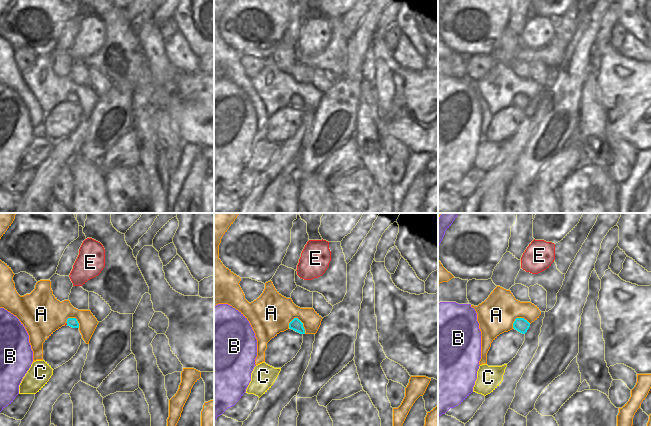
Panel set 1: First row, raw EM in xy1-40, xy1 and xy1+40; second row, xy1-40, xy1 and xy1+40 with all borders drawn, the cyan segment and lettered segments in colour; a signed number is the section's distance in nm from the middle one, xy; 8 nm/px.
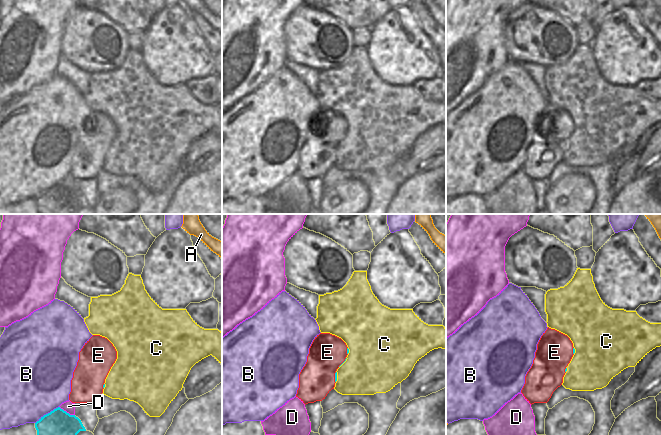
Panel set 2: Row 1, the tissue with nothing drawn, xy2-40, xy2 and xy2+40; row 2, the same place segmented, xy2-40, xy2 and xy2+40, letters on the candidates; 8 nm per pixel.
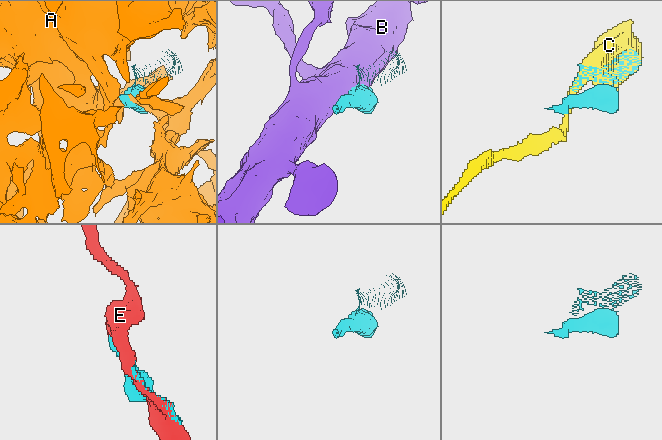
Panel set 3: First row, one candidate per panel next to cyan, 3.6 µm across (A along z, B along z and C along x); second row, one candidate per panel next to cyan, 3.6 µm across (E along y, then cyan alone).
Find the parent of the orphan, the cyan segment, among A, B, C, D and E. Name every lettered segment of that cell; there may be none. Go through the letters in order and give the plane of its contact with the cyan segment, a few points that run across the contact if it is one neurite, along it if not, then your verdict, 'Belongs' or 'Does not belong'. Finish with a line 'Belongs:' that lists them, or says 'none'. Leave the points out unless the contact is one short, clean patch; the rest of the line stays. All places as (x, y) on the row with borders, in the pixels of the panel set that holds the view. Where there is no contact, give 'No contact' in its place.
A: Touches cyan in xy1. Does not belong
B: Touches cyan in xy2-40. Does not belong
C: Touches cyan in xy2. Does not belong
D: Touches cyan in xy2-40. Line: xy2-40 (59, 406), (74, 415). Does not belong
E: Touches cyan in xy2. Belongs
Belongs: E.

